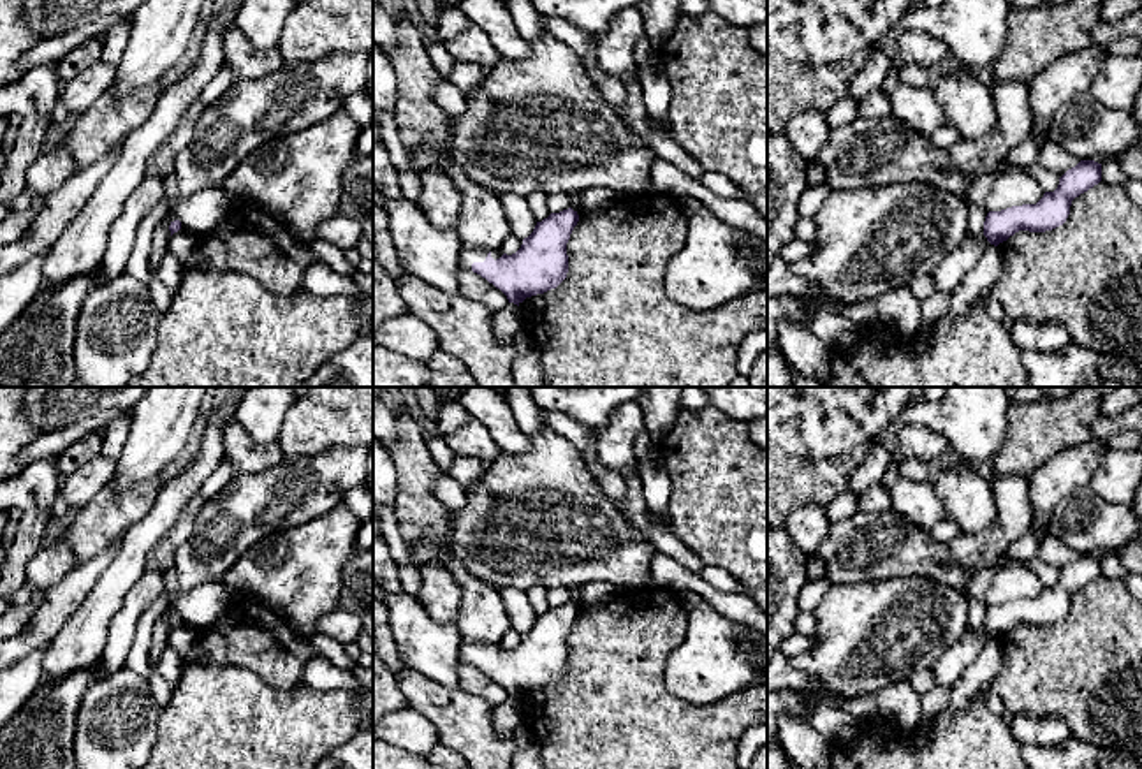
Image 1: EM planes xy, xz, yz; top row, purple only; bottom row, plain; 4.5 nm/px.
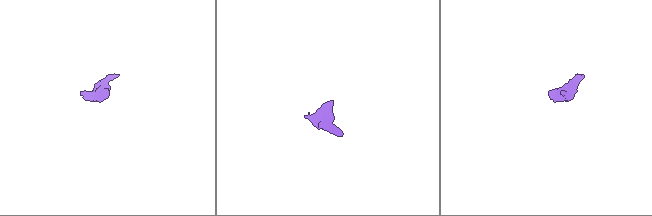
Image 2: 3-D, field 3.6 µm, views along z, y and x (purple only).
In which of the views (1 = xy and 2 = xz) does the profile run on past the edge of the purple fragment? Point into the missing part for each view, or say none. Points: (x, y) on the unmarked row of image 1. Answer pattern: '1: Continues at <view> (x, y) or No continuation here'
1: No continuation here
2: Continues at xz (467, 651)

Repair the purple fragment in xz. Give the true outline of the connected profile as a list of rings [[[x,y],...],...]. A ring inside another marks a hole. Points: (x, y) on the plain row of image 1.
[[[572,602],[551,607],[537,616],[516,648],[461,644],[459,660],[486,672],[509,697],[519,700],[526,692],[556,683],[567,672],[567,637],[577,616],[579,609]]]

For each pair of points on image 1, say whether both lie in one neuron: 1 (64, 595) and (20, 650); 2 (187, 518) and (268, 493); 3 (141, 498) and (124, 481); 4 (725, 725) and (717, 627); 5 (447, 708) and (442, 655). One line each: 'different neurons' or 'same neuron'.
1: same neuron
2: different neurons
3: different neurons
4: different neurons
5: different neurons

